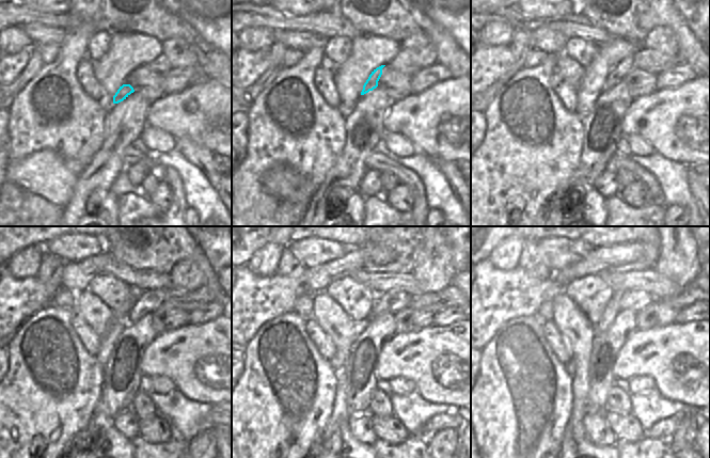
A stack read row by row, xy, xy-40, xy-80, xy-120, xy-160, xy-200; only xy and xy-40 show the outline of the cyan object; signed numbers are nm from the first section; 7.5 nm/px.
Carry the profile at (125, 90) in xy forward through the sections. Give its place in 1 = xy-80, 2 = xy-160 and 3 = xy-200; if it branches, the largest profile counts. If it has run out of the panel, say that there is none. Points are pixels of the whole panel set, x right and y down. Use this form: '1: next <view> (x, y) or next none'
1: next xy-80 (625, 65)
2: next xy-160 (392, 302)
3: next xy-200 (638, 300)

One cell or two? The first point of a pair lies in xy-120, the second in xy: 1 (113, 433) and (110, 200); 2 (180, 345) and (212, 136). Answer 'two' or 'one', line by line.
1: one
2: one

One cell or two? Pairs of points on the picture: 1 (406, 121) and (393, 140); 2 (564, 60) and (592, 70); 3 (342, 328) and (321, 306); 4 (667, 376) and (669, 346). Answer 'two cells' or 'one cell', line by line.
1: two cells
2: two cells
3: one cell
4: one cell

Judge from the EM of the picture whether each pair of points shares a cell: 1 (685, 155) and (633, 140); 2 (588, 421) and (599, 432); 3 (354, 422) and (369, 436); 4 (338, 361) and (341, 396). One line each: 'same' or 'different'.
1: different
2: same
3: same
4: different

